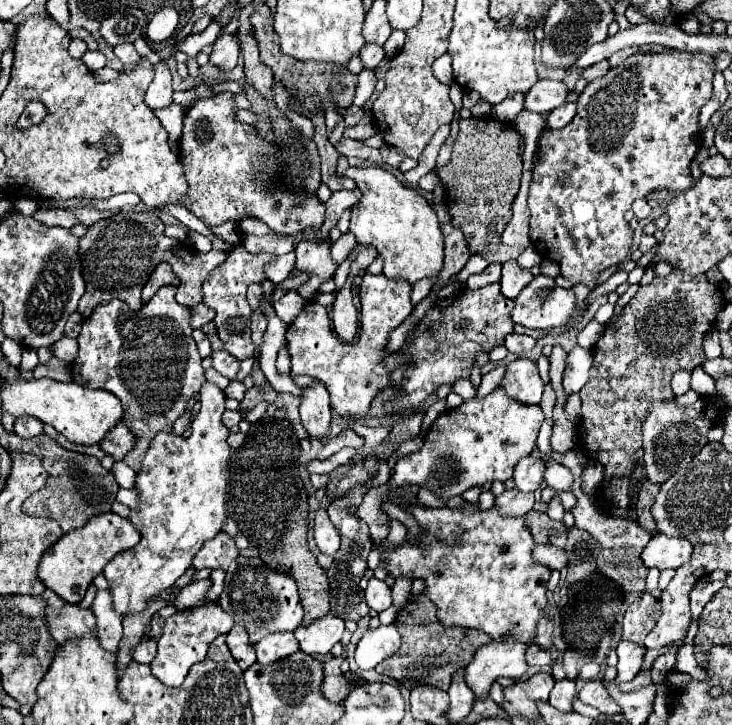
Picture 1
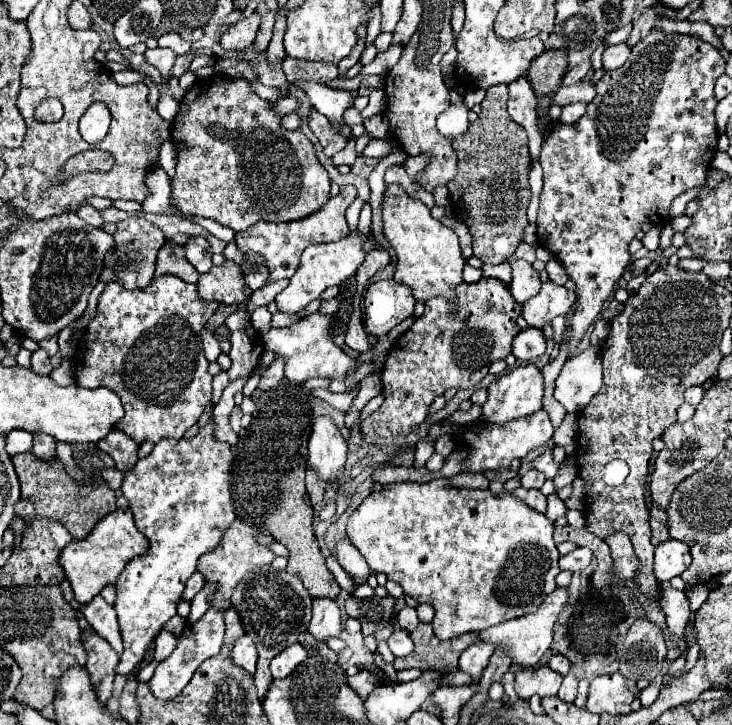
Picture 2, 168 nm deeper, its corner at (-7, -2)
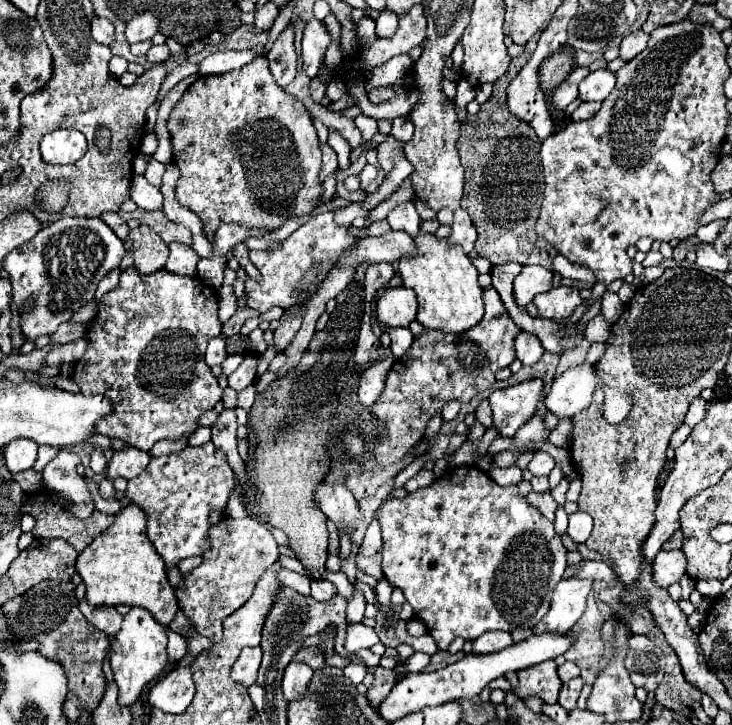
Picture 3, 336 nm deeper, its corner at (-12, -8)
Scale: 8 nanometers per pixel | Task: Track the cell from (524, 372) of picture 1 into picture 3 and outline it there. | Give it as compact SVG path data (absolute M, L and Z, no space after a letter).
M530 379L508 389L492 391L488 401L494 411L494 427L502 437L514 437L514 433L534 415L540 393L540 379Z

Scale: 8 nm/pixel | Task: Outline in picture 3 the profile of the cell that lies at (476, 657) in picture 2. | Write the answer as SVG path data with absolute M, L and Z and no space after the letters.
M488 631L484 635L480 635L478 639L474 639L474 649L472 653L478 653L478 655L486 655L486 653L496 653L504 647L510 647L514 641L512 641L512 635L508 631Z

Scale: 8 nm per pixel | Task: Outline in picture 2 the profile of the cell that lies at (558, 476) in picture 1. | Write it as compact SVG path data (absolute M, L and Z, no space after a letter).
M551 453L539 455L539 457L533 461L533 467L535 467L537 471L541 471L547 479L553 479L553 477L559 473L559 463L553 461L553 455L551 455Z

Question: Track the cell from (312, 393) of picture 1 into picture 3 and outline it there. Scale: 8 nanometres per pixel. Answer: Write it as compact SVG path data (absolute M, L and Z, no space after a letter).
M320 483L316 491L316 503L326 513L326 517L336 525L338 533L344 531L346 535L352 535L364 521L358 501L346 489L346 485Z

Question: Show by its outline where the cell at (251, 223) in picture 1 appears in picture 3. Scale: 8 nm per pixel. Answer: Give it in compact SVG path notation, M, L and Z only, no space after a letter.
M326 209L320 215L316 215L312 221L308 221L306 225L298 227L282 243L282 247L278 251L250 251L250 261L260 271L262 279L258 283L256 281L246 283L244 293L246 293L248 307L252 307L260 313L266 313L274 305L288 309L296 301L296 291L300 287L304 273L308 269L312 269L312 265L316 265L316 261L324 261L324 265L328 265L328 261L336 261L336 257L348 245L352 245L352 239L354 239L354 235L348 233L348 227L338 227L334 223L334 211Z

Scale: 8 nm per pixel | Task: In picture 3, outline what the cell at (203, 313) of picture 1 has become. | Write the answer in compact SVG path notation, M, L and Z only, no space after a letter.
M242 307L242 309L238 309L238 311L230 317L230 321L226 321L226 323L222 325L222 335L224 335L224 337L238 335L240 329L242 329L242 325L244 325L244 321L250 319L250 317L260 317L260 313L256 313L256 311L250 309L250 307Z

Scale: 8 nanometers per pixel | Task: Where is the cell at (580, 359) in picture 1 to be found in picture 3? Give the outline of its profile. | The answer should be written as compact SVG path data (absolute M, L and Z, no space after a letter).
M582 363L554 379L552 389L544 397L544 405L558 419L574 417L576 413L590 405L596 385L598 377L594 367Z

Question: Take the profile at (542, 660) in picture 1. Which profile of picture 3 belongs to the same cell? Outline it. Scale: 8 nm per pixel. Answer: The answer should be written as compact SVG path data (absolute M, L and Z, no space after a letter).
M566 661L564 665L558 667L558 675L560 675L560 679L566 683L566 681L570 681L570 679L574 679L574 677L580 677L580 669L578 669L576 663Z

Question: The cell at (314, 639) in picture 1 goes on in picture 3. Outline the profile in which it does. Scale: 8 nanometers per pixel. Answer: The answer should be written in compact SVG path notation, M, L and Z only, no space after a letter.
M312 579L310 587L312 587L312 597L318 601L328 601L336 595L336 587L326 579Z

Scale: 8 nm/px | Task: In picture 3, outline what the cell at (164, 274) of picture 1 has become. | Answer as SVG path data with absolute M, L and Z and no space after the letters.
M172 243L170 247L170 257L166 261L166 269L178 275L196 275L196 261L200 261L198 253L190 245L182 243Z

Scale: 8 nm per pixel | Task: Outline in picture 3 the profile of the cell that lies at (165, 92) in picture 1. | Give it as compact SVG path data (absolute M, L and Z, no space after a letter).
M152 45L146 53L146 59L152 61L152 65L158 65L158 63L164 63L170 55L170 49L166 45Z

